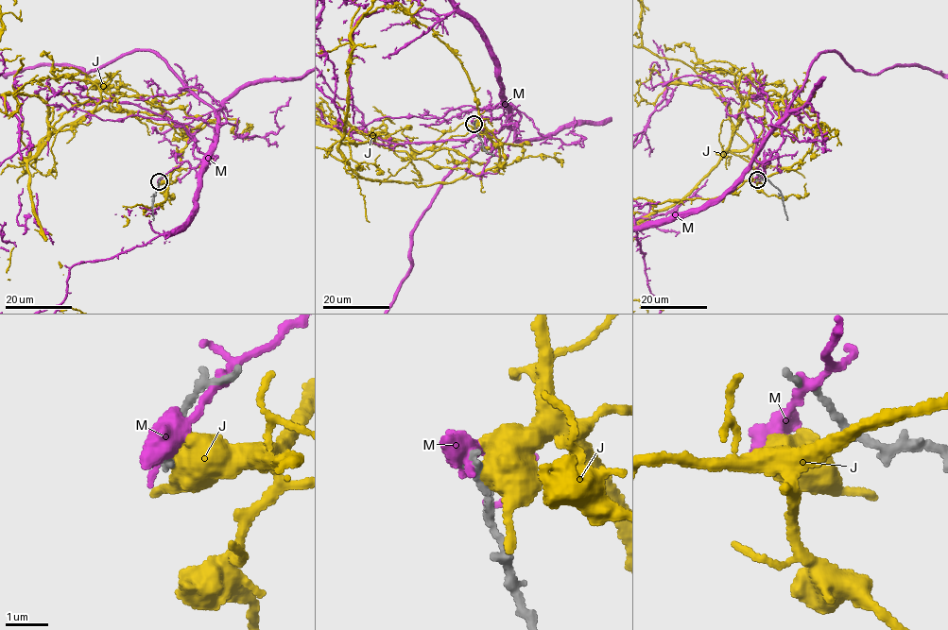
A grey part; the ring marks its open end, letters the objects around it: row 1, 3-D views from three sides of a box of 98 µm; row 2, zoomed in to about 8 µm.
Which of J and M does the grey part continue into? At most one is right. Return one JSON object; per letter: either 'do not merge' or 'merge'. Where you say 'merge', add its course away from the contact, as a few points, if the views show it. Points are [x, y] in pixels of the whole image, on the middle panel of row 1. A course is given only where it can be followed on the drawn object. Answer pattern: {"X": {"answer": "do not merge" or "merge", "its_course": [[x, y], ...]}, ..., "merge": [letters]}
{"J": {"answer": "merge"}, "M": {"answer": "do not merge"}, "merge": ["J"]}

